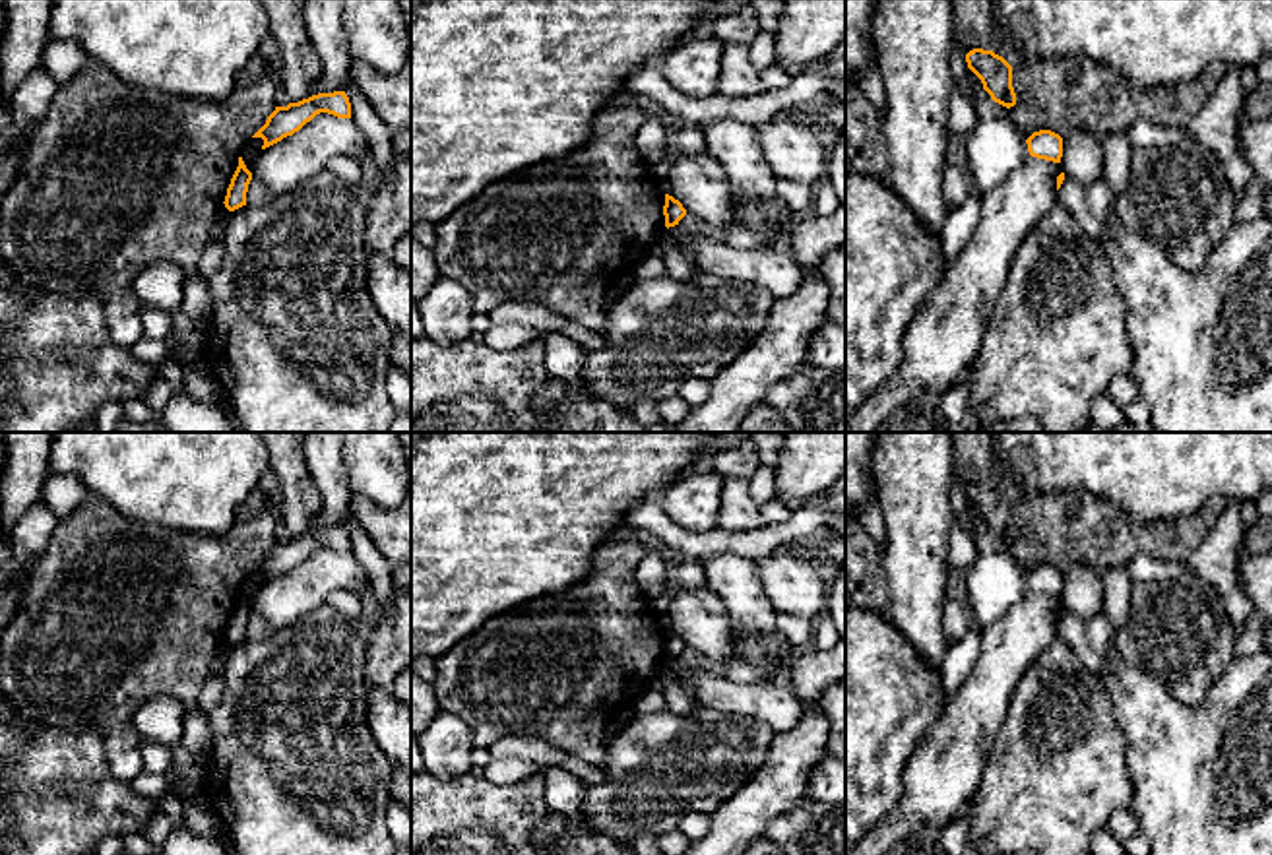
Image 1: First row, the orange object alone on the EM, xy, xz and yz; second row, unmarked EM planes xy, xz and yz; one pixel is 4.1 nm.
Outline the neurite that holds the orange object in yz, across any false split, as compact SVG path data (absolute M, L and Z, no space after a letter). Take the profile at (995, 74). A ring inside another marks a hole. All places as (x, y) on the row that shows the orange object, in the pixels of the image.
M973 48L966 54L966 62L995 103L1006 109L1016 105L1012 66L1002 56L993 50Z

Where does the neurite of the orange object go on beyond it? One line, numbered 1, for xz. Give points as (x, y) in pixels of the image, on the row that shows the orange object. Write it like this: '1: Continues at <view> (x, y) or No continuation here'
1: No continuation here

